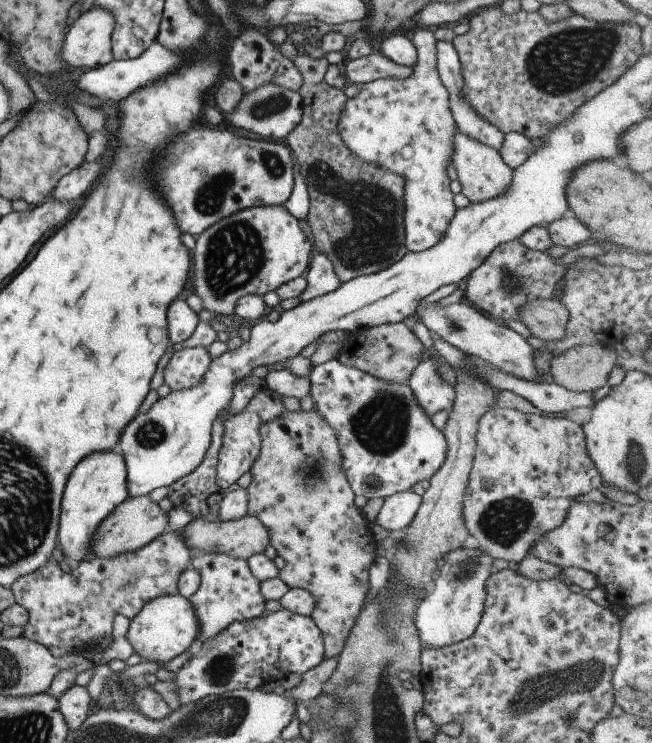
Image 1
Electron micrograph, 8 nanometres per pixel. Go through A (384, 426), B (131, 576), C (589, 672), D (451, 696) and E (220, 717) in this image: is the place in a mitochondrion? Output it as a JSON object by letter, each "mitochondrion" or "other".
{"A":"mitochondrion","B":"mitochondrion","C":"mitochondrion","D":"other","E":"mitochondrion"}

